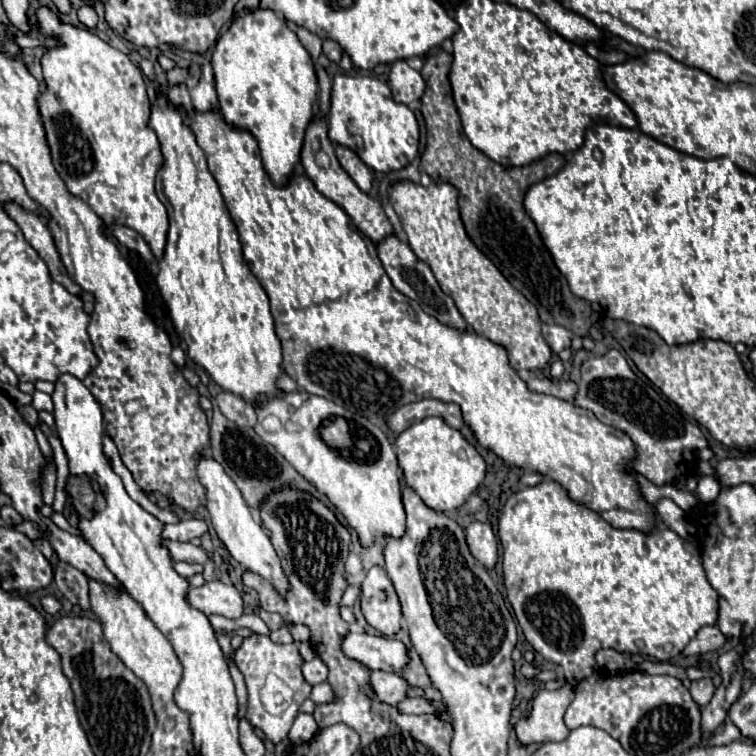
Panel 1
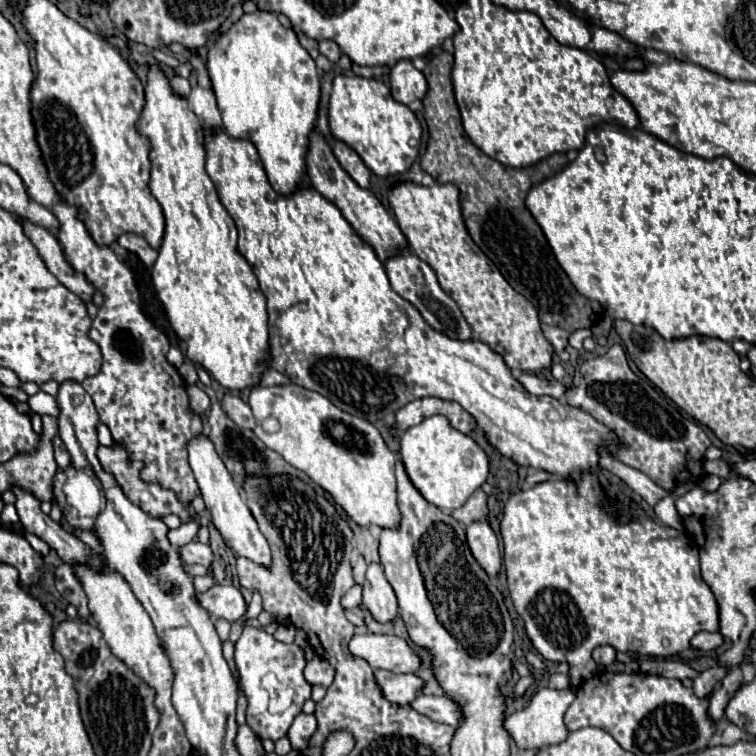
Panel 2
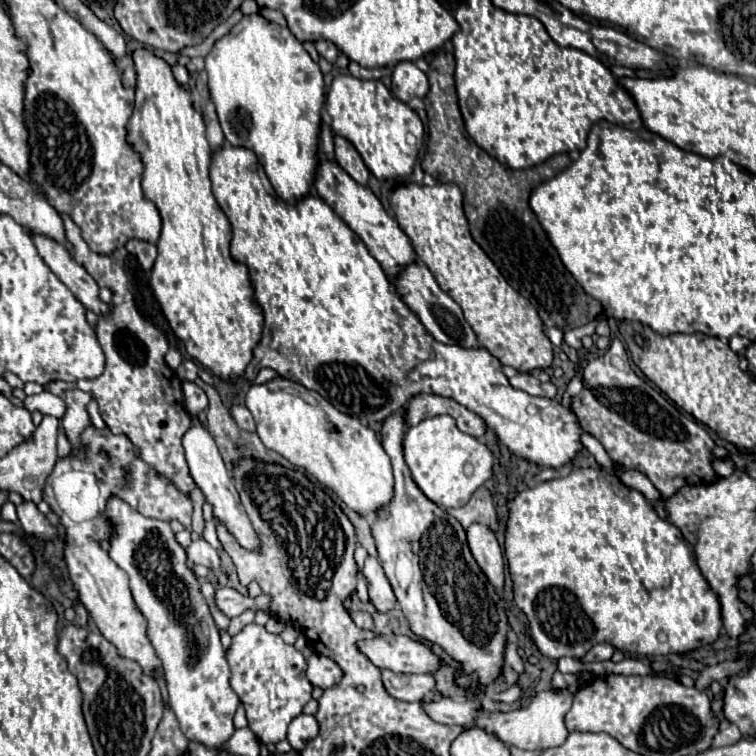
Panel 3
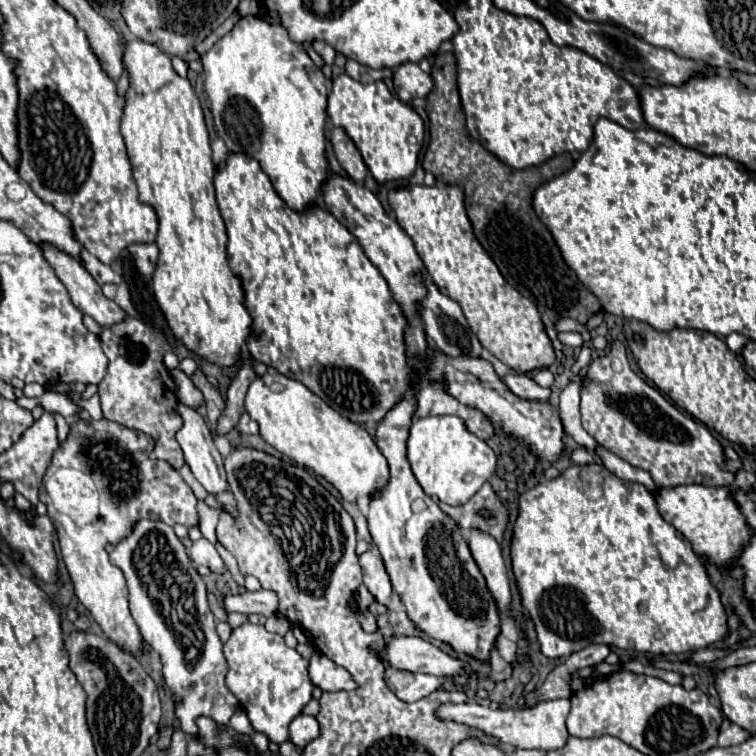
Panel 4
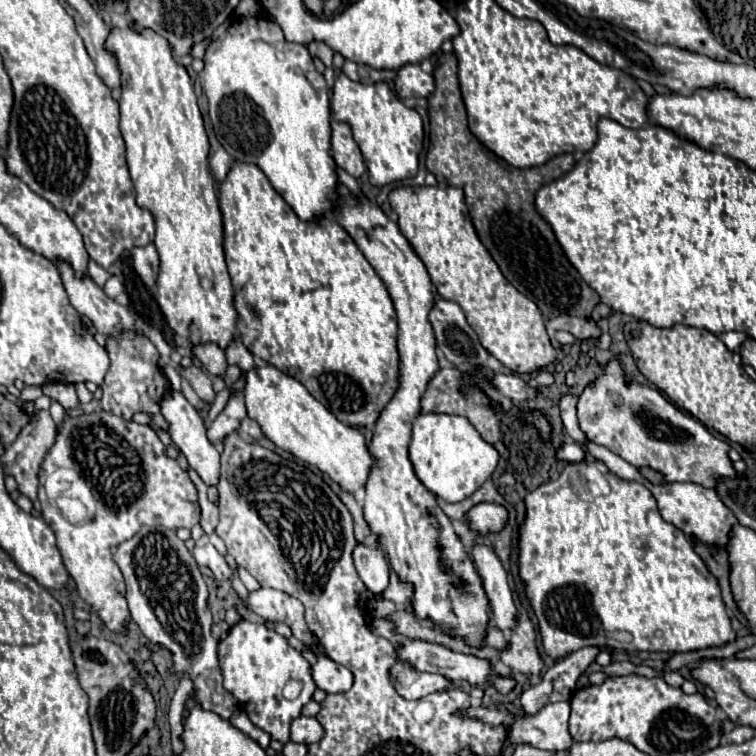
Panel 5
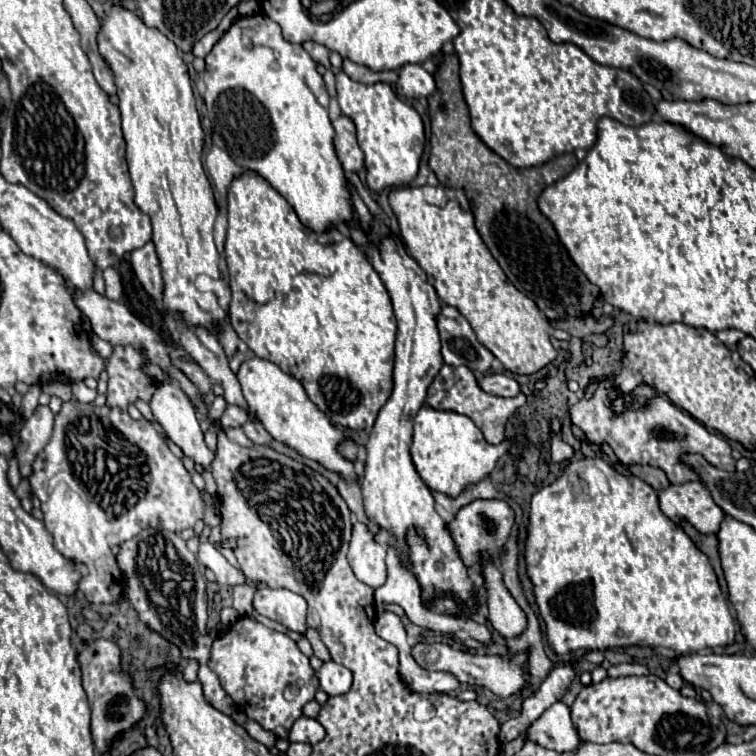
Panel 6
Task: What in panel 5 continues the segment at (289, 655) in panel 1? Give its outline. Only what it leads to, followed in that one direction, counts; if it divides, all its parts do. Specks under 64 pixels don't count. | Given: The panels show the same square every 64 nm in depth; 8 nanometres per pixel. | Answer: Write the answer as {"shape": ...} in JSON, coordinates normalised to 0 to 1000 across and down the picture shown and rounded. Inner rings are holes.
{"shape":[[[317,820],[304,831],[302,841],[288,849],[288,873],[296,894],[296,910],[307,915],[315,934],[323,934],[323,942],[341,963],[378,984],[386,952],[397,947],[399,934],[413,926],[418,913],[413,884],[405,870],[365,833],[357,833],[349,825]]]}

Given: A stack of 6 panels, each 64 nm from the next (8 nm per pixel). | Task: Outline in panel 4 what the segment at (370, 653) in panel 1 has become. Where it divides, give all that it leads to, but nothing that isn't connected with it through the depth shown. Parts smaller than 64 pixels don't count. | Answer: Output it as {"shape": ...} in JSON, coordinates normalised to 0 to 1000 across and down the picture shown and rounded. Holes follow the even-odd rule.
{"shape":[[[521,841],[511,849],[508,876],[513,881],[540,886],[540,889],[561,889],[582,897],[595,897],[611,889],[614,873],[601,870],[574,852],[558,844],[542,841]]]}

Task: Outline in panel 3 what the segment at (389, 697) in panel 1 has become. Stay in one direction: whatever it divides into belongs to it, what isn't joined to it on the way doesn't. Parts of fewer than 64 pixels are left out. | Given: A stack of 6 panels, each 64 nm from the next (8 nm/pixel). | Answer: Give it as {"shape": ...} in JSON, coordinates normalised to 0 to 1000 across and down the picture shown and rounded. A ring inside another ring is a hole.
{"shape":[[[505,886],[505,902],[516,921],[532,929],[553,929],[574,913],[574,894],[569,892],[524,892],[519,886]]]}

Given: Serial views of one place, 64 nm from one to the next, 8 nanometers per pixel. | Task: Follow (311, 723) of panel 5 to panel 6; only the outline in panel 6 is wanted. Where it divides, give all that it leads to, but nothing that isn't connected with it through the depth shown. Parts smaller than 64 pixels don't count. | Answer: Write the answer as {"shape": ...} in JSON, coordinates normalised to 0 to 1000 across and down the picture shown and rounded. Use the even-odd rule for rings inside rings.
{"shape":[[[399,947],[392,952],[392,958],[384,966],[384,981],[407,981],[407,984],[421,984],[431,974],[426,958],[415,950]]]}

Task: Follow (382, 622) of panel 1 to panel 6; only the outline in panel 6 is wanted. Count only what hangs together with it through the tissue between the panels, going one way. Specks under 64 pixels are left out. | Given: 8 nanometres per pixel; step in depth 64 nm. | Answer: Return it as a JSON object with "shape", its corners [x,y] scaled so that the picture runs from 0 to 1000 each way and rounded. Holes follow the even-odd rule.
{"shape":[[[471,690],[460,728],[460,743],[471,765],[492,778],[503,778],[511,770],[508,738],[511,725],[495,714],[495,706],[484,693]]]}

